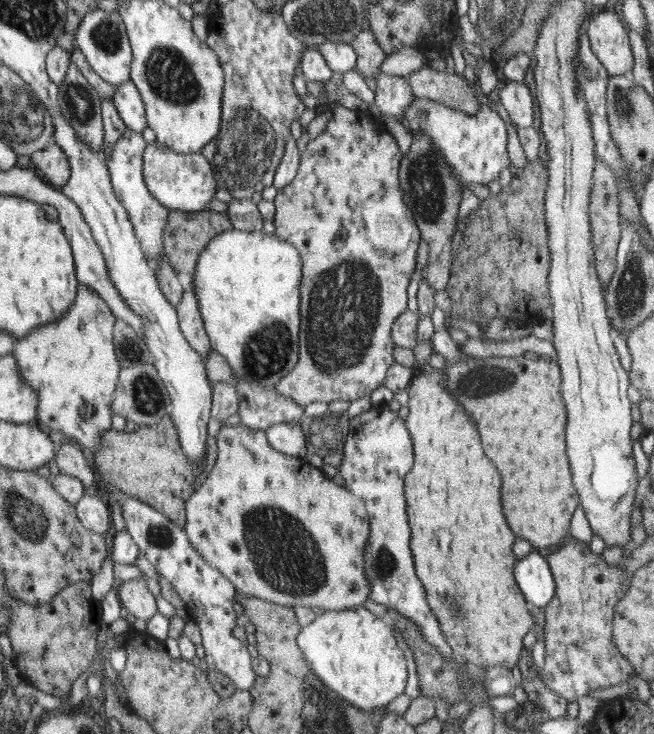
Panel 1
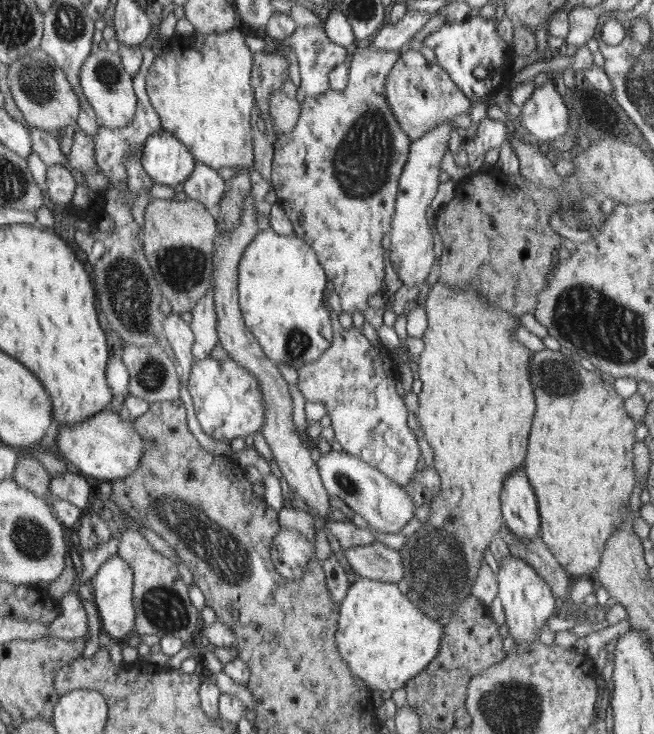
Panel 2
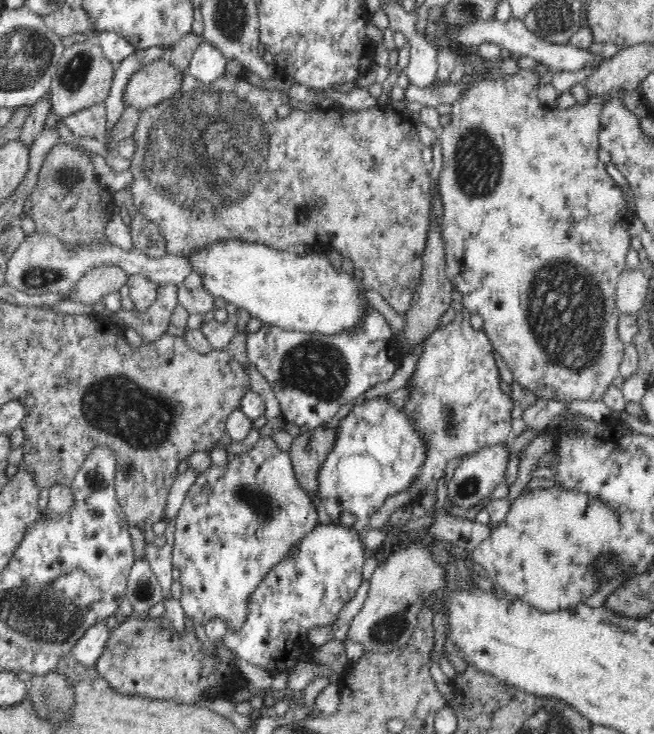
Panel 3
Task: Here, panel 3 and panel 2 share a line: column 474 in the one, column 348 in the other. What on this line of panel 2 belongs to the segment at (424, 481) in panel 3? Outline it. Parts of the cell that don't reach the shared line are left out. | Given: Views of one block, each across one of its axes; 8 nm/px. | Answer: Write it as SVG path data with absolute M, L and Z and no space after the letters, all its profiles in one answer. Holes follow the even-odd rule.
M337 325L335 342L327 348L322 358L311 364L306 363L297 369L299 374L297 387L306 401L318 401L326 407L336 440L341 444L344 452L376 467L386 478L390 478L398 486L404 487L410 482L410 478L416 470L416 462L420 458L420 448L418 448L416 436L410 432L410 428L406 424L408 410L396 390L396 380L401 376L396 364L392 362L392 358L388 354L389 350L382 343L372 345L355 326L344 330L342 326Z

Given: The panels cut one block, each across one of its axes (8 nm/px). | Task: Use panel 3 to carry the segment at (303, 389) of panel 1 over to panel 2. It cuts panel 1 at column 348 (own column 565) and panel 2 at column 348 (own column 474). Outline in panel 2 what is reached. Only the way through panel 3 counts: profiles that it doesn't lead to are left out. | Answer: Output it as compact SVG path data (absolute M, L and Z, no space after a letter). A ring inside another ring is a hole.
M363 43L358 44L351 52L352 60L350 60L349 79L346 88L343 91L335 91L329 88L322 95L305 98L302 101L302 110L294 130L275 138L271 168L271 188L276 191L278 206L286 211L286 215L288 215L294 227L293 233L306 241L312 249L316 248L316 252L320 252L320 264L324 264L324 268L328 268L328 276L332 281L334 291L340 297L342 311L353 314L355 312L364 313L369 307L368 304L372 304L372 296L376 296L376 294L383 293L388 298L388 295L384 293L384 280L388 280L390 268L388 260L391 260L392 252L388 251L388 248L384 248L384 236L388 236L392 229L395 203L399 199L400 176L403 175L403 168L411 156L411 144L415 143L416 140L404 132L403 127L396 120L392 109L390 109L386 101L388 98L386 96L387 76L390 74L392 67L398 62L400 55L403 54L400 48L399 50L382 50L371 43Z

